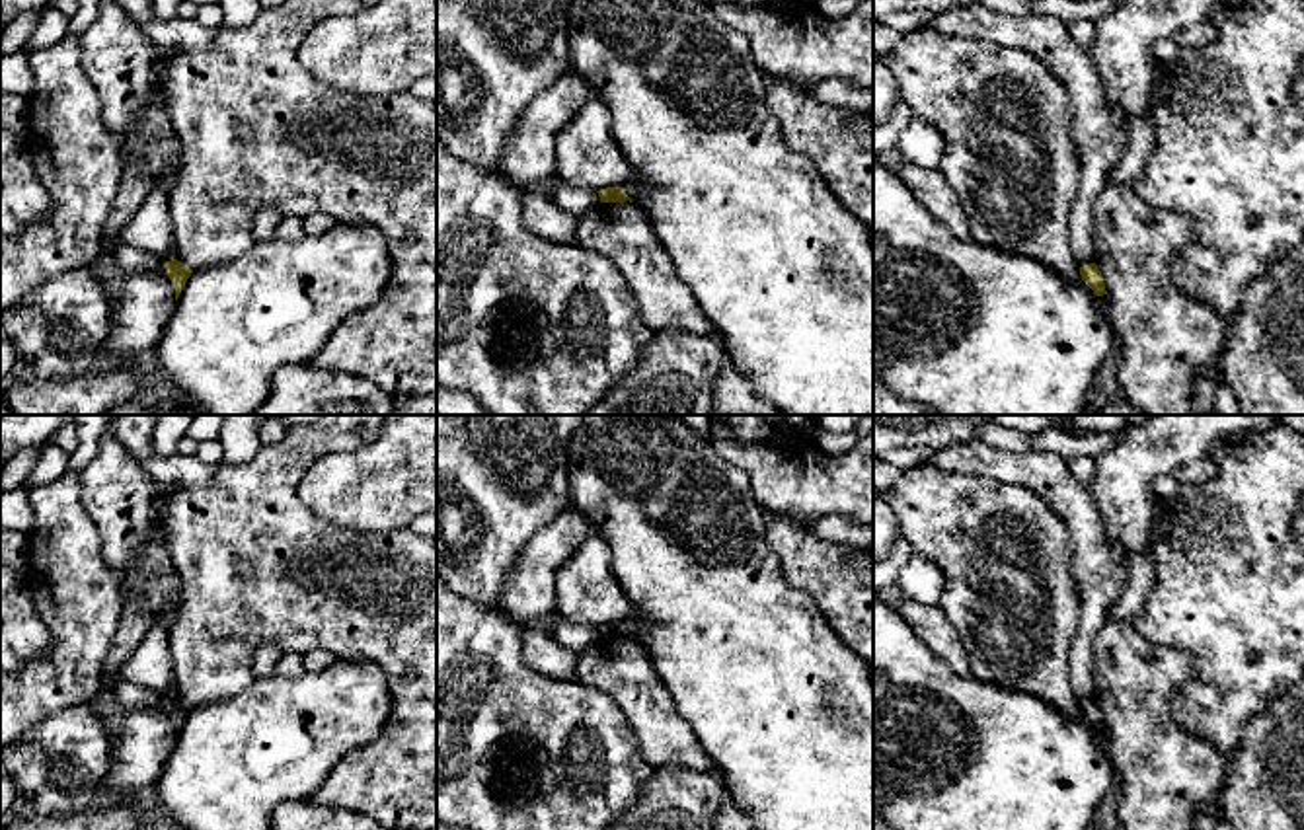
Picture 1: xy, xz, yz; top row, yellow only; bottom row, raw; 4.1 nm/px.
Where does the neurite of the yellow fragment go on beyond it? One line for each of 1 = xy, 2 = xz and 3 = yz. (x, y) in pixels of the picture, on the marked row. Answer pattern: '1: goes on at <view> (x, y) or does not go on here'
1: does not go on here
2: does not go on here
3: does not go on here

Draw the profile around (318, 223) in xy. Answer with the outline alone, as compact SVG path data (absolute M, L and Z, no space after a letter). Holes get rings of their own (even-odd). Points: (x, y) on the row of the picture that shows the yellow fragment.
M312 212L304 220L306 236L320 236L335 228L339 222L326 212Z

